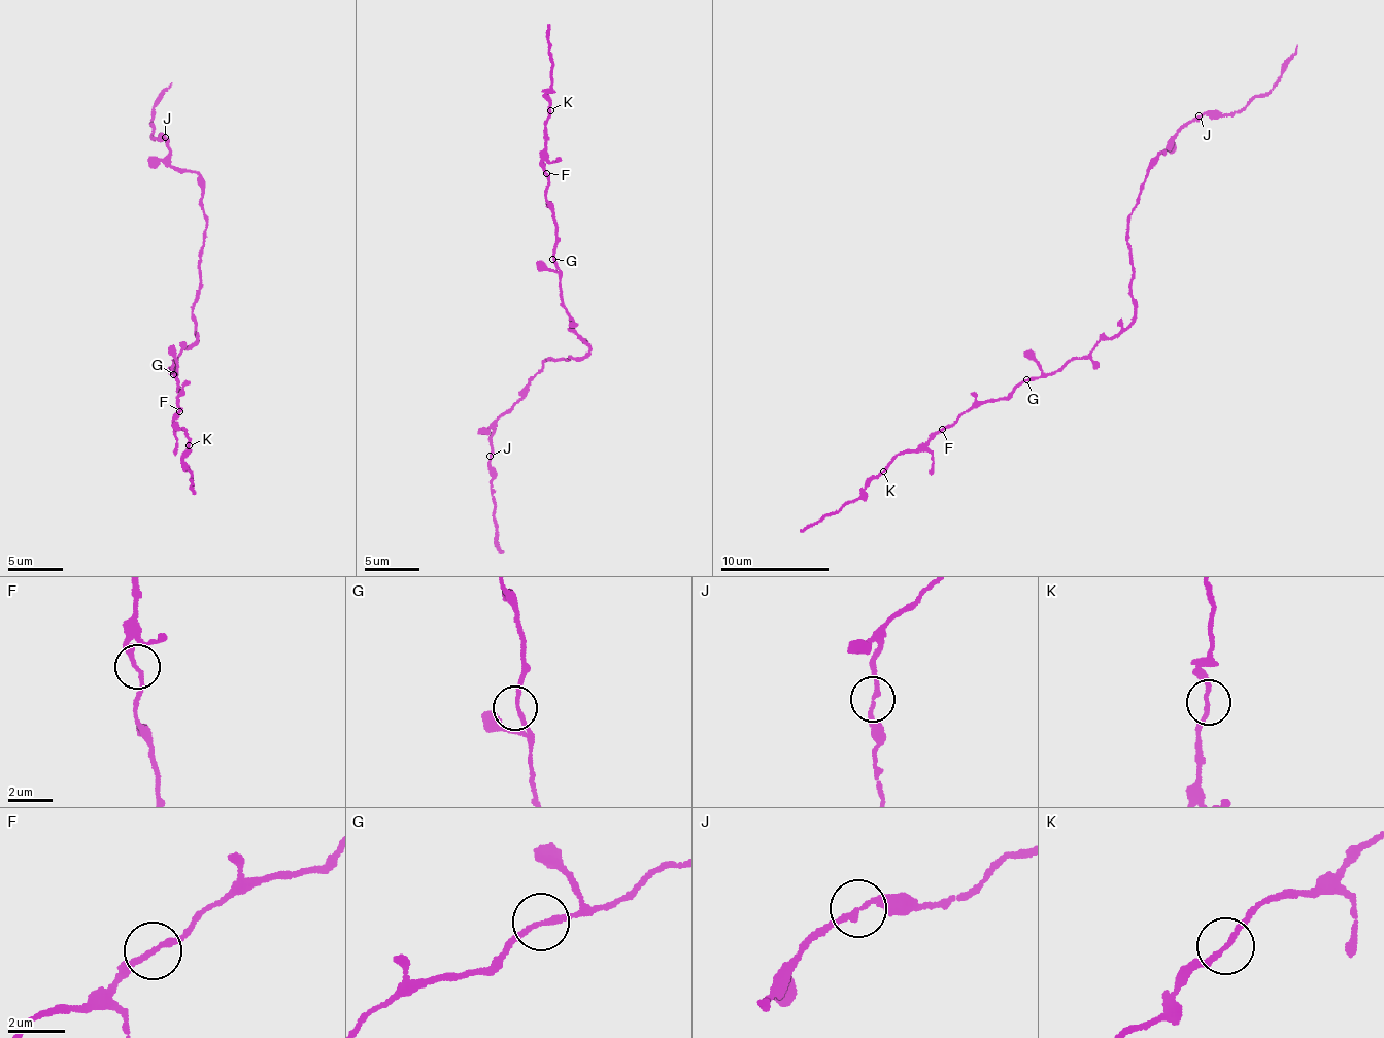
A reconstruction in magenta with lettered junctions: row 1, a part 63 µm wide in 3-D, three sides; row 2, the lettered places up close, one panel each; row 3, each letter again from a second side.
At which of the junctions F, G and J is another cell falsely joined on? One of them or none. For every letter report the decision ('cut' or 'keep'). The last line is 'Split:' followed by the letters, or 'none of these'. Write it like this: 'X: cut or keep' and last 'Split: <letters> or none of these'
F: keep
G: keep
J: keep
Split: none of these

